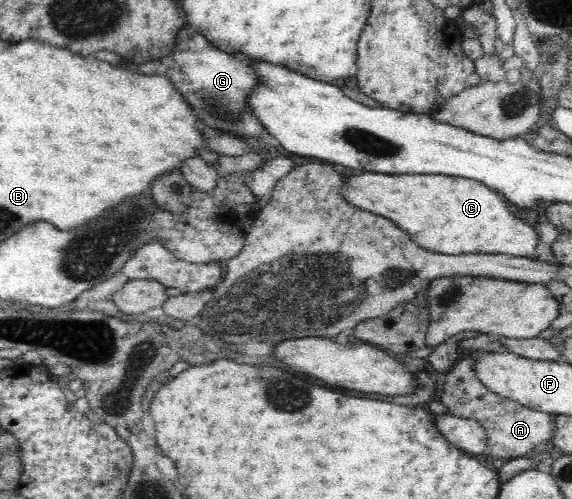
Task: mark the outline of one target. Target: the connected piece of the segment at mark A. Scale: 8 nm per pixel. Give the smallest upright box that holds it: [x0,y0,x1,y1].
[440,355,555,461]

